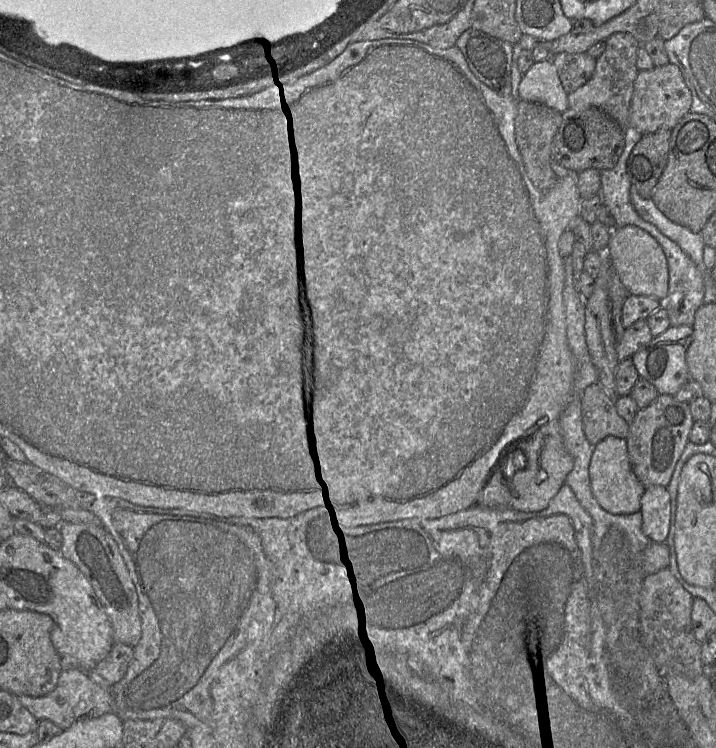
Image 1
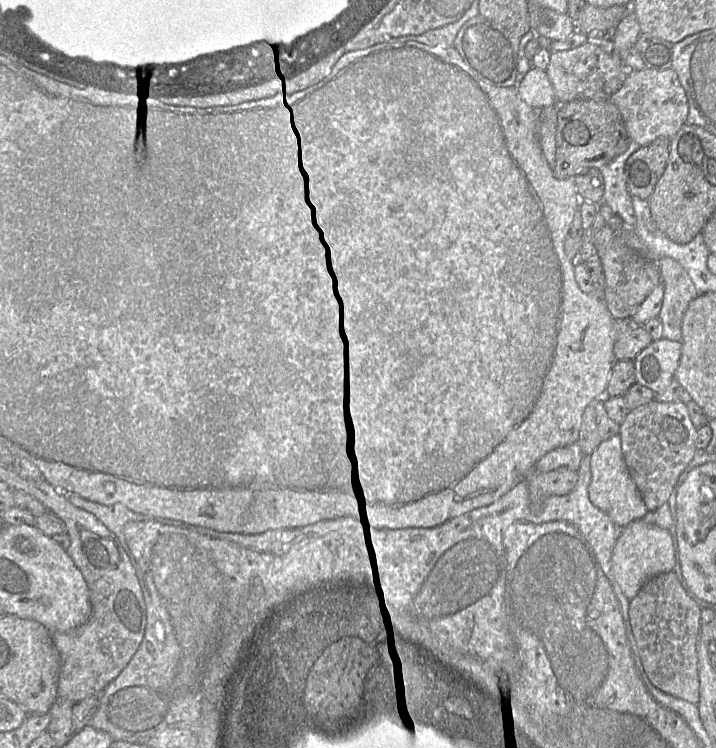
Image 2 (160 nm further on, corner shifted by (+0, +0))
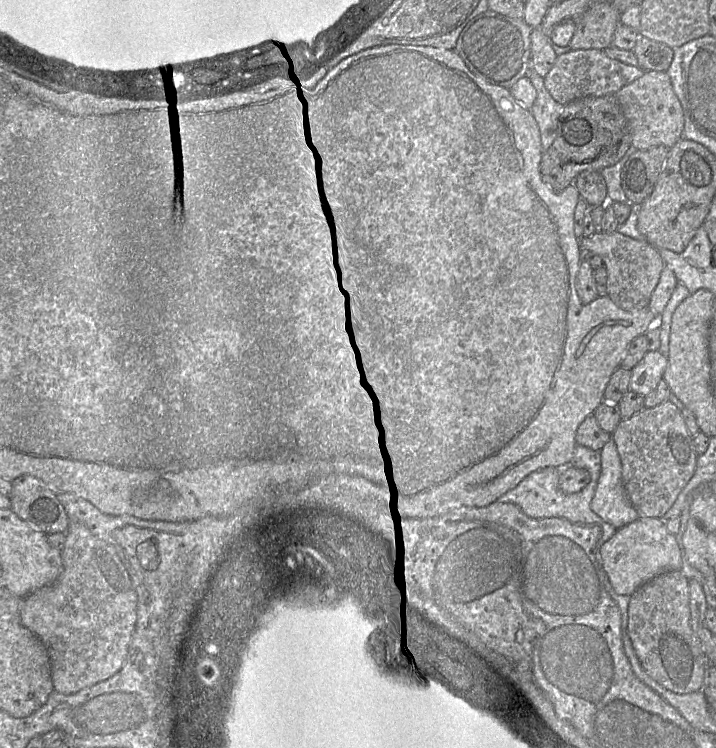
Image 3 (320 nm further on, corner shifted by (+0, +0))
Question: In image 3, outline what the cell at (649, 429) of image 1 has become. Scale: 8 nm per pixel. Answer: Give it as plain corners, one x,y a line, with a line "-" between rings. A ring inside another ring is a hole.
667,400
622,419
612,434
622,463
622,480
639,518
662,518
695,473
698,454
682,412

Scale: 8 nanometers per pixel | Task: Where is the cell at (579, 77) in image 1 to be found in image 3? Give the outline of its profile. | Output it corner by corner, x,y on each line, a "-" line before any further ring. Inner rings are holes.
571,49
557,56
555,63
544,77
544,84
552,98
563,105
587,96
616,94
623,86
644,74
640,67
609,58
600,49

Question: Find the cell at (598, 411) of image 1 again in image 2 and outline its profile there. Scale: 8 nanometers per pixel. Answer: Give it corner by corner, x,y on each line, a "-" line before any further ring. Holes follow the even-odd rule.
604,398
592,401
585,409
579,428
578,445
584,455
591,455
605,440
619,435
620,425
607,414

